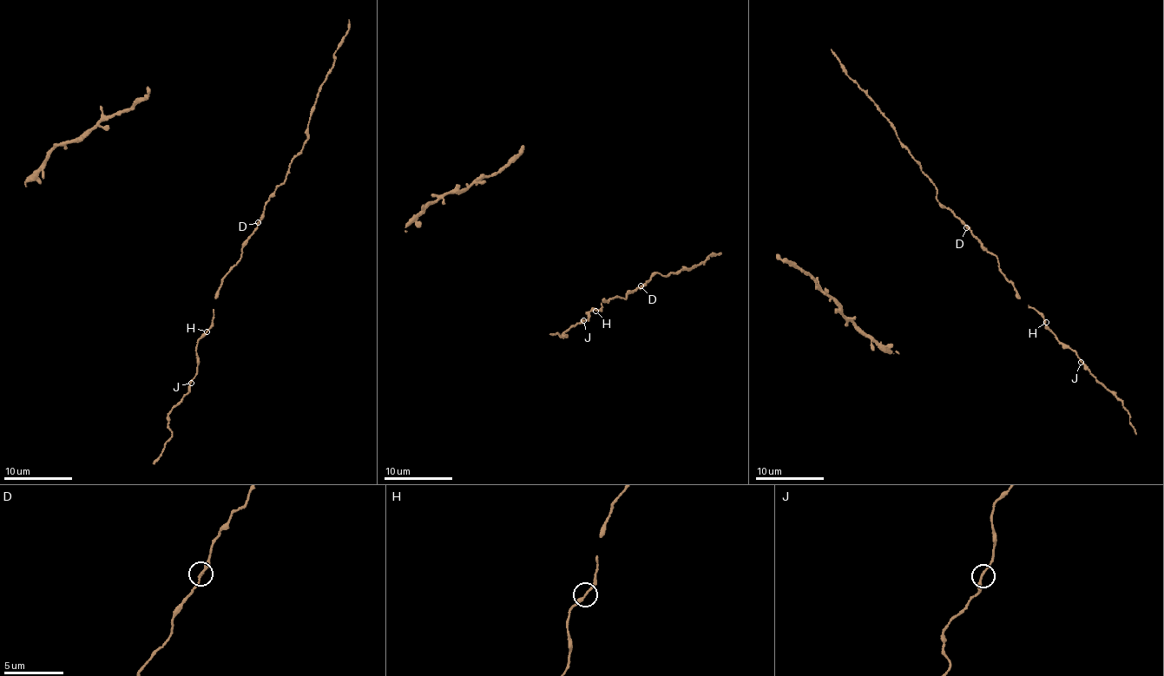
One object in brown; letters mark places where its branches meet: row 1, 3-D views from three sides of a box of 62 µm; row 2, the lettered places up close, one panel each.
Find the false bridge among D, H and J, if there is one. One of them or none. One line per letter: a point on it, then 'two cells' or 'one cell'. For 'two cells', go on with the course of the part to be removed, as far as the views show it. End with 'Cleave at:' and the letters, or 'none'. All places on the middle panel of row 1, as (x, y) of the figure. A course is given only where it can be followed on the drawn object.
D: place (641, 285); one cell
H: place (595, 311); one cell
J: place (583, 320); one cell
Cleave at: none

